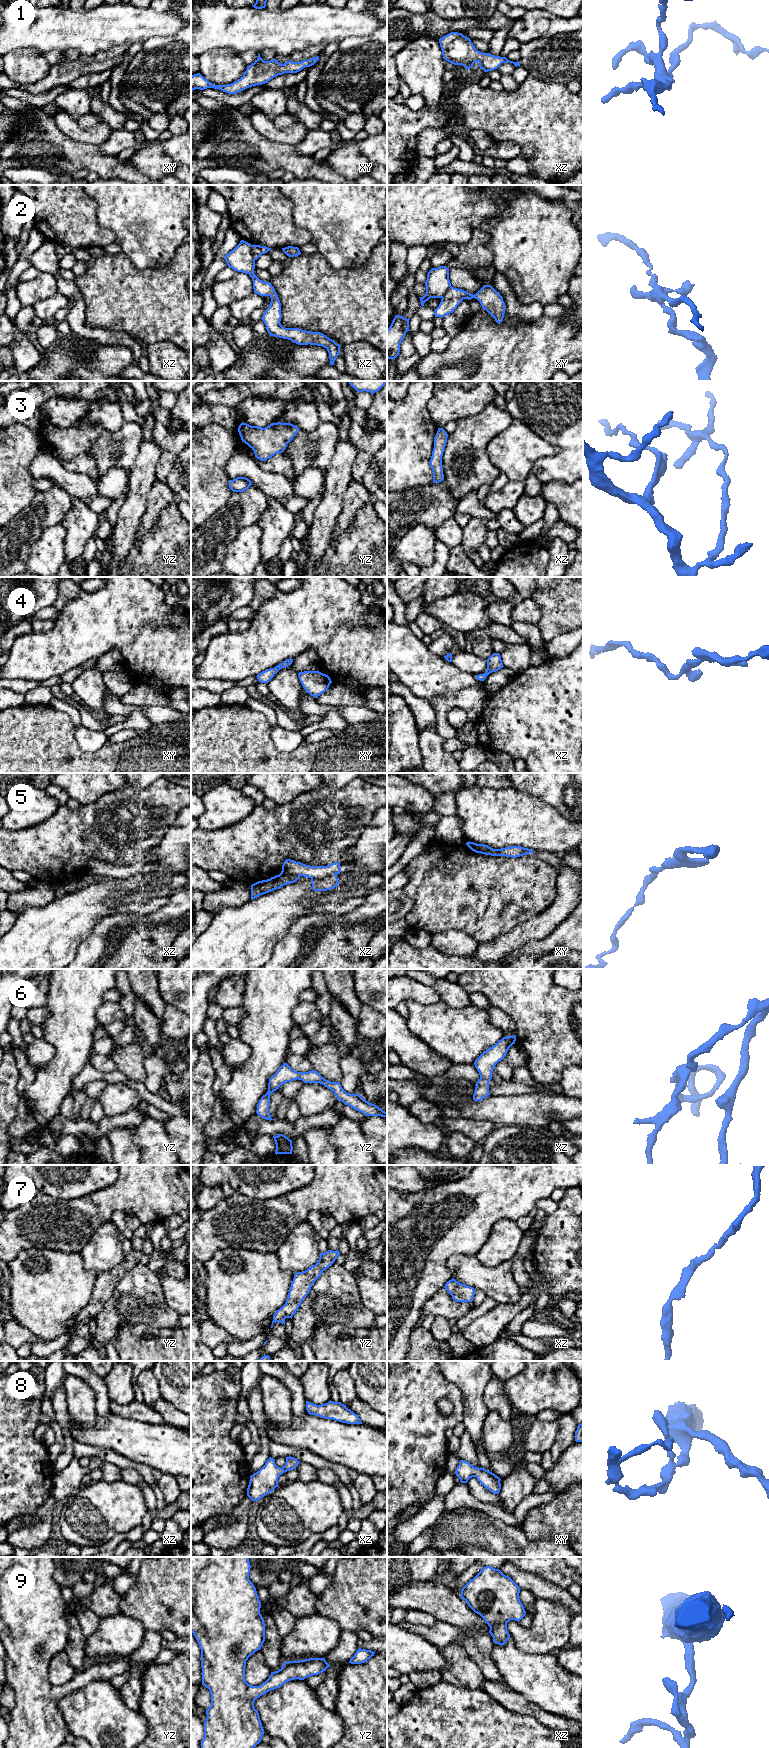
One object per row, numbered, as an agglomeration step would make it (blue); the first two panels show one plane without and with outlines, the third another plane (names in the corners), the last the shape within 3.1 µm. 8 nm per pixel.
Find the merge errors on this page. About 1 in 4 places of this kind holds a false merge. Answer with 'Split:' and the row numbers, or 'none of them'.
Split: 2

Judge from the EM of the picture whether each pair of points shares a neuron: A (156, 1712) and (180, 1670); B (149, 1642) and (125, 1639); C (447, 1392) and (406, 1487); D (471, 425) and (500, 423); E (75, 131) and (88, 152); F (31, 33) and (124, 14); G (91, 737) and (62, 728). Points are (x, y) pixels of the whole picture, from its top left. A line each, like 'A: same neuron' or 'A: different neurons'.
A: same neuron
B: different neurons
C: same neuron
D: same neuron
E: different neurons
F: same neuron
G: different neurons

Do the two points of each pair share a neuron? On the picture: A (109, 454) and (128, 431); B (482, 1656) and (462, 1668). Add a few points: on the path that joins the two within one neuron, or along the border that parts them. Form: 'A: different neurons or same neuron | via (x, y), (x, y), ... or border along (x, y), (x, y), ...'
A: same neuron | via (115, 448), (126, 437)
B: different neurons | border along (458, 1644), (477, 1665), (485, 1678)

